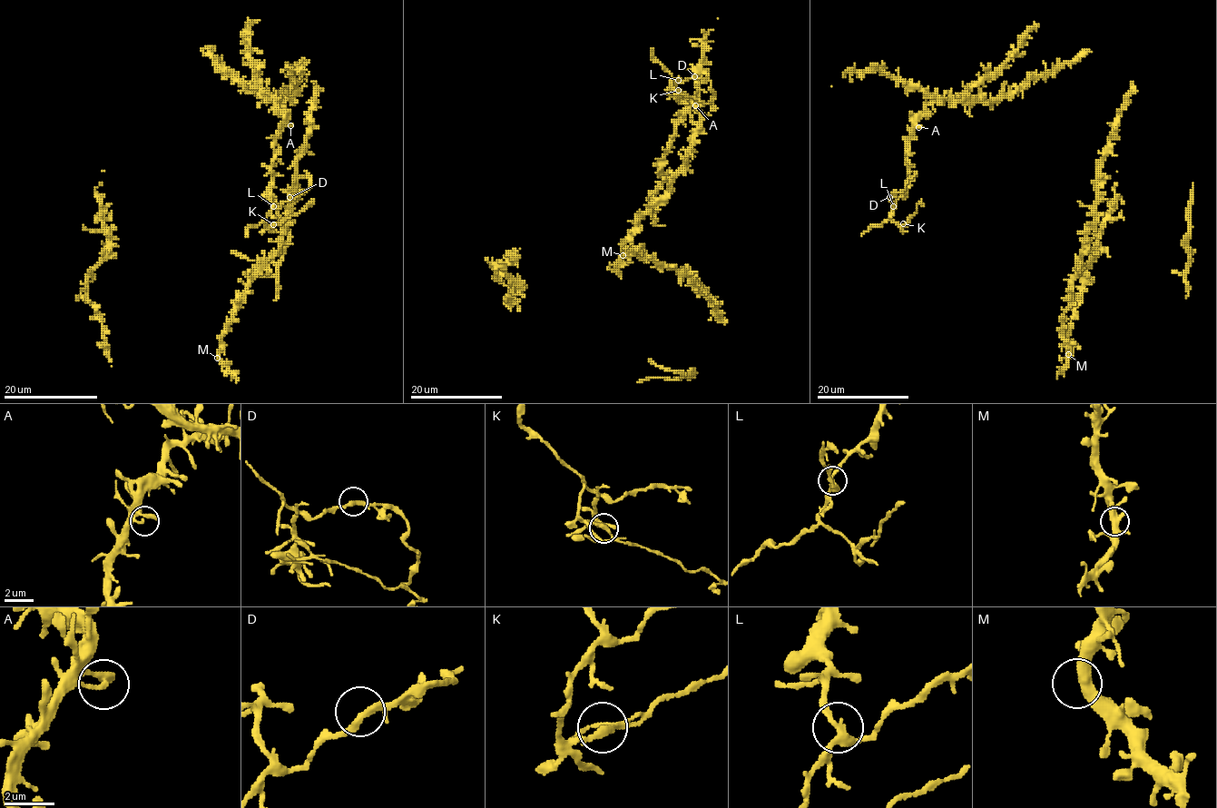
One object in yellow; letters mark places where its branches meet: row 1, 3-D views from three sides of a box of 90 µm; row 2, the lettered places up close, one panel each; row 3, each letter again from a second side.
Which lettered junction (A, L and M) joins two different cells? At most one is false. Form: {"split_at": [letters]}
{"split_at": ["L"]}

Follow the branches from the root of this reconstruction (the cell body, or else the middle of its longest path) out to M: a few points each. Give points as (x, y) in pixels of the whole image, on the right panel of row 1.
M: (1106, 148), (1095, 222), (1087, 233), (1087, 251), (1081, 260), (1070, 307), (1064, 317), (1064, 342), (1068, 354)

